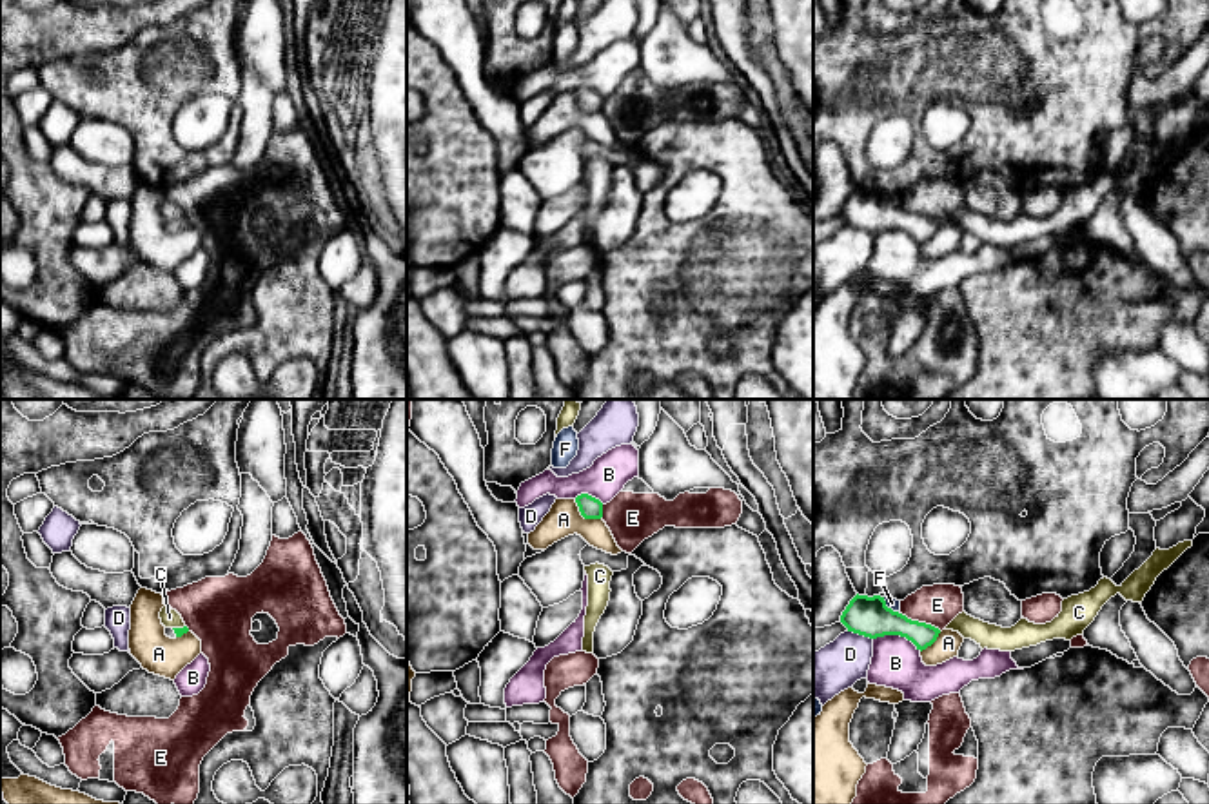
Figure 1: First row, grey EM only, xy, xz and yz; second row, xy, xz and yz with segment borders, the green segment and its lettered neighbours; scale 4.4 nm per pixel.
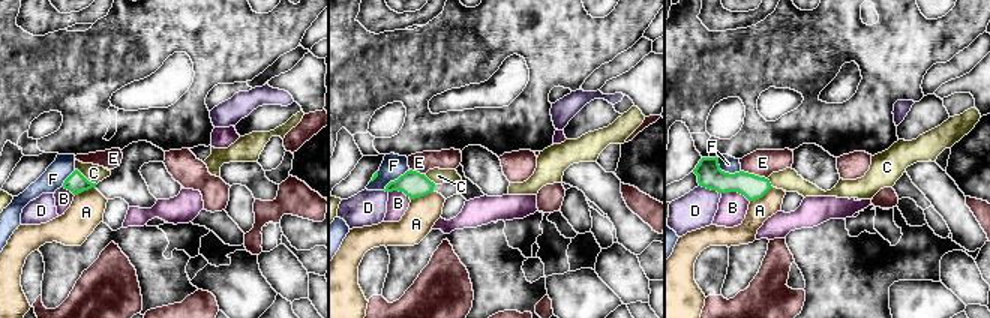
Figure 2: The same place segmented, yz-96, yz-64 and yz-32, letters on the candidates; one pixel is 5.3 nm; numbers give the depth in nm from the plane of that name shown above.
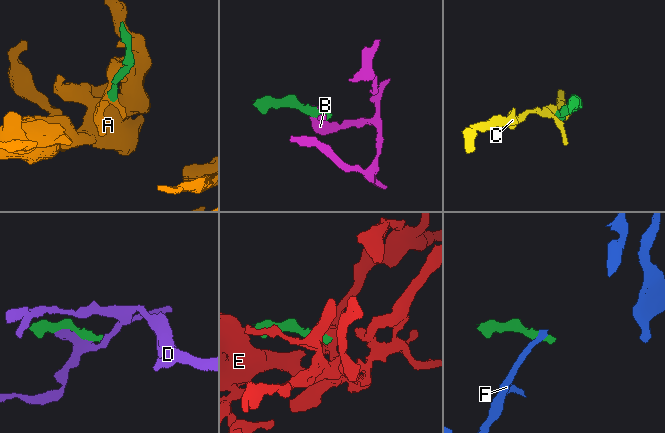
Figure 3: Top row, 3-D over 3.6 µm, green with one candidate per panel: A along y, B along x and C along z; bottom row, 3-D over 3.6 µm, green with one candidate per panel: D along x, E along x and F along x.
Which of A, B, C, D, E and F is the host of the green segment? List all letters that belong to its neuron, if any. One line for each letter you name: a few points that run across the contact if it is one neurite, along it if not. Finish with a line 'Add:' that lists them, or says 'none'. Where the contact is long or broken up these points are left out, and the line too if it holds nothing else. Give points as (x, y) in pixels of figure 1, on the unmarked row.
Add: none

